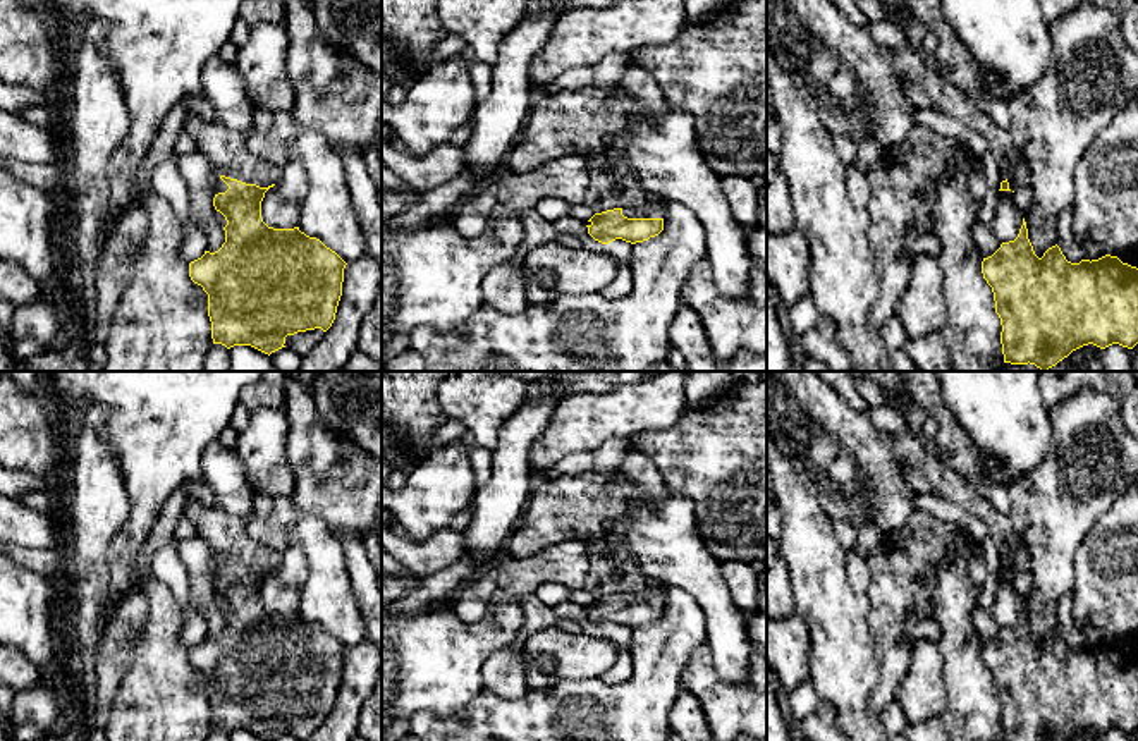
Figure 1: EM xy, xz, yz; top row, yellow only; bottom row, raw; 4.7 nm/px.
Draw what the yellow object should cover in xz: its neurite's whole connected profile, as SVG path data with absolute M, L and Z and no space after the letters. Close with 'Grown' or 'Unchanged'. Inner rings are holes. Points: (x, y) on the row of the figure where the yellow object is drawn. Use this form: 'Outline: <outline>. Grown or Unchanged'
Outline: M658 199L633 208L614 208L595 213L588 222L588 234L609 244L615 239L636 244L658 236L664 230L665 210Z. Grown

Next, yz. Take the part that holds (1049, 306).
Outline: M1023 218L1018 237L983 258L982 273L992 287L1000 318L1004 363L1030 363L1047 371L1088 344L1100 349L1112 344L1133 349L1138 344L1138 268L1117 256L1071 263L1055 244L1038 258Z. Unchanged

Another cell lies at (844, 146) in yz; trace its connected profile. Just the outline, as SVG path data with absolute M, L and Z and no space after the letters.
M847 134L835 136L834 146L839 158L842 160L846 167L849 167L856 160L856 144Z

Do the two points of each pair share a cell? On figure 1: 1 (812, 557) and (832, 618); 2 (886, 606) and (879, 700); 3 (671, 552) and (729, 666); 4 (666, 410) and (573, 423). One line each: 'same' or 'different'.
1: same
2: same
3: same
4: same

